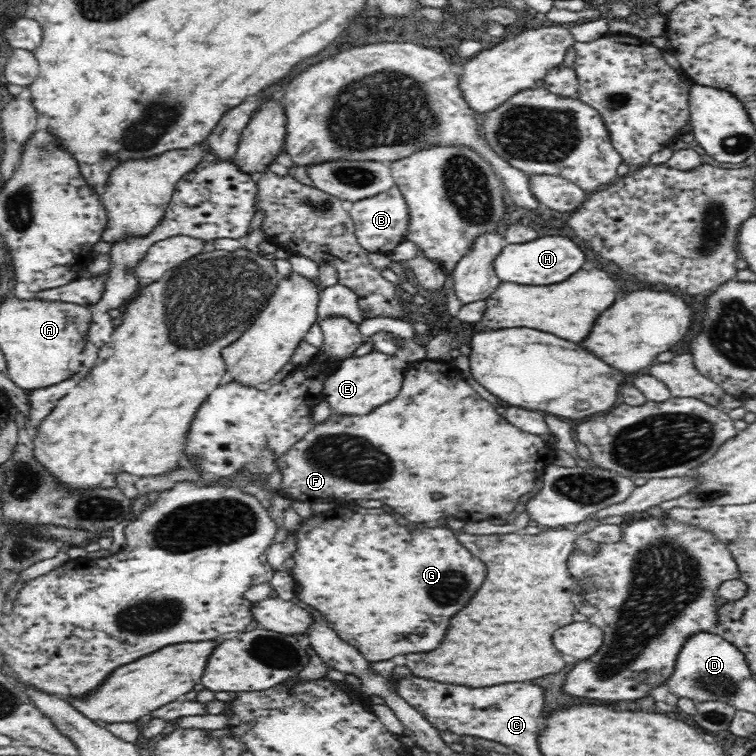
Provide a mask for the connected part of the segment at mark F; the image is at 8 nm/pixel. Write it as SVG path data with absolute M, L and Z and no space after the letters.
M425 360L418 361L418 364L410 364L398 396L395 396L394 400L386 402L384 406L371 410L368 416L350 418L334 413L326 422L314 425L313 430L308 432L301 442L298 442L286 455L276 460L276 466L280 467L283 477L280 491L292 499L310 502L310 504L314 504L314 502L338 503L339 501L354 500L354 498L380 500L380 502L392 506L400 516L406 516L406 518L412 516L410 522L430 522L430 520L448 518L449 516L460 518L466 522L489 520L495 516L512 518L515 515L516 506L522 501L520 498L523 499L533 491L536 482L543 476L542 472L557 457L557 450L552 448L550 444L546 444L542 436L526 434L526 432L518 430L516 426L510 426L510 422L506 418L502 418L488 400L478 396L468 382L460 380L458 376L450 378L444 372L436 372L434 368L428 368L428 366L424 368Z

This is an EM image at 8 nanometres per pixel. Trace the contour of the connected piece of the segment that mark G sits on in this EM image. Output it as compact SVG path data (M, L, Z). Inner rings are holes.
M360 506L350 509L338 508L314 514L305 519L302 518L300 528L293 530L293 543L296 550L292 557L296 565L290 569L291 575L298 584L297 598L304 604L318 608L326 616L326 620L330 620L328 625L336 630L336 634L348 644L355 646L369 662L391 659L408 653L430 652L430 650L438 648L438 644L442 642L444 632L448 628L448 620L458 612L458 608L462 608L472 598L472 594L478 590L478 586L482 584L484 574L486 574L486 566L478 558L474 558L474 555L457 541L452 531L444 530L444 528L416 528L416 530L412 530L408 526L398 526L390 514L384 514L378 508L360 508Z

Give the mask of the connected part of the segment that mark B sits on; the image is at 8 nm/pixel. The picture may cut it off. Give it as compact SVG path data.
M396 185L386 192L348 202L347 209L354 221L356 238L366 251L381 252L385 255L404 240L410 213L404 197Z

